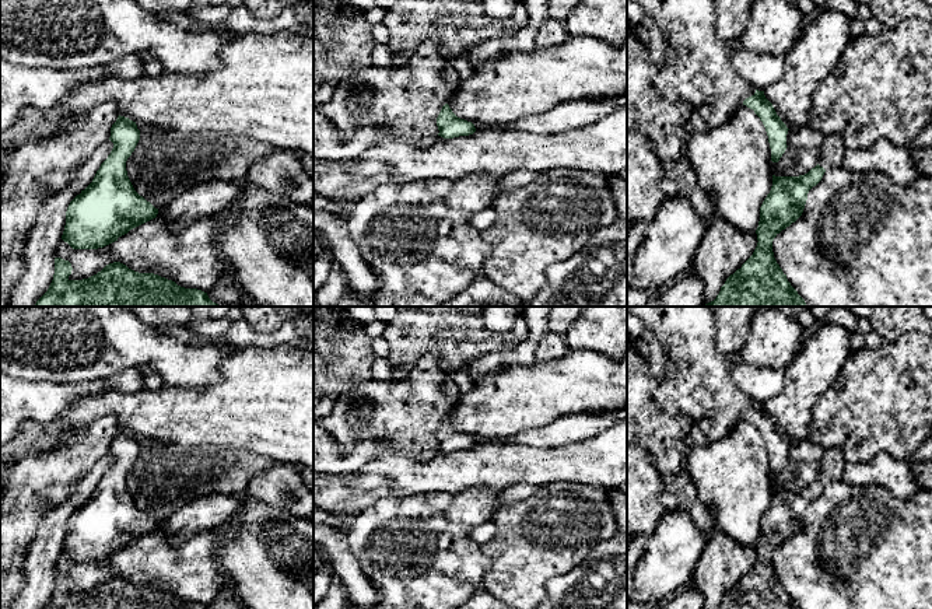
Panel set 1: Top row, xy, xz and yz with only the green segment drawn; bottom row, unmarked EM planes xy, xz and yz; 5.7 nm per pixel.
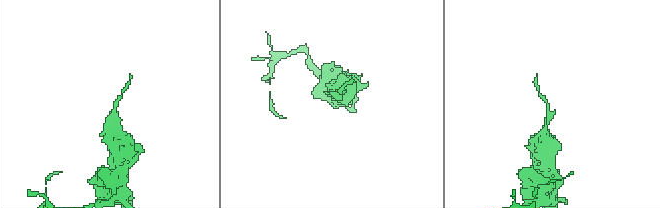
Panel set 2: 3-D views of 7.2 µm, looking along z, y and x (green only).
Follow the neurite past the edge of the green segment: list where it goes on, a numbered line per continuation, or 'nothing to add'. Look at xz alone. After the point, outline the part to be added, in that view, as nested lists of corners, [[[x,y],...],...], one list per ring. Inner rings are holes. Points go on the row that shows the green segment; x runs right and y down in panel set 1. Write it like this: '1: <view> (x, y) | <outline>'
nothing to add

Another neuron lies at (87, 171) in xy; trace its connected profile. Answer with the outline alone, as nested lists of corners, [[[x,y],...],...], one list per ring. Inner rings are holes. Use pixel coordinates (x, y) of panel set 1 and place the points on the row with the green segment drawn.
[[[111,140],[98,147],[78,168],[74,179],[39,209],[24,246],[25,270],[13,290],[8,307],[35,307],[48,291],[55,274],[55,251],[62,241],[67,207],[92,182],[112,148]]]

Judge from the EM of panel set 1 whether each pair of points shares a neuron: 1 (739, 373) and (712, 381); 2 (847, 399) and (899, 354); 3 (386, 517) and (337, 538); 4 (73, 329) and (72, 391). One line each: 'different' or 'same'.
1: different
2: same
3: different
4: different

